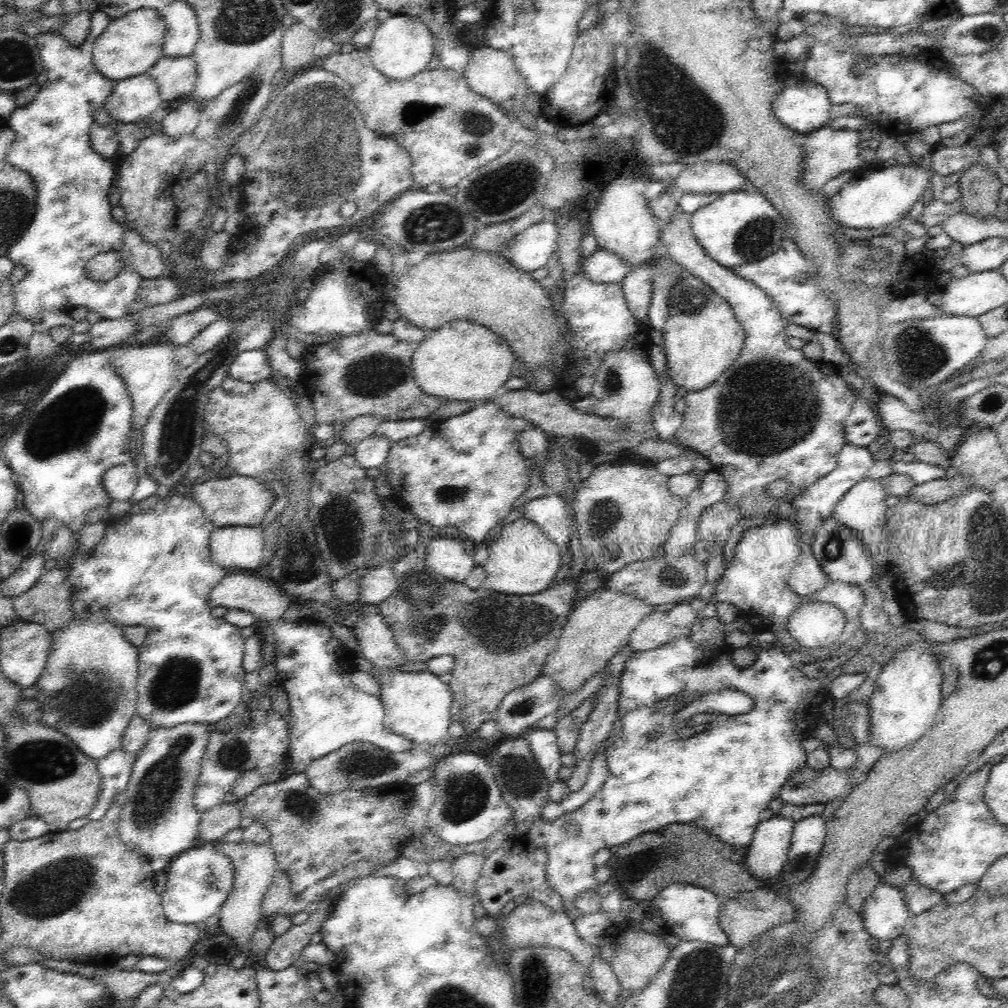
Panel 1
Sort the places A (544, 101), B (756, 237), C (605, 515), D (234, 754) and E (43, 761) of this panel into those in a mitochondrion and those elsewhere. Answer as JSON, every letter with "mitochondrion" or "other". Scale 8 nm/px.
{"A":"other","B":"mitochondrion","C":"mitochondrion","D":"mitochondrion","E":"mitochondrion"}

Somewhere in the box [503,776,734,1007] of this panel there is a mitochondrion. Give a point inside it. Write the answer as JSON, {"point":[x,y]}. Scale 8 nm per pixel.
{"point":[538,972]}

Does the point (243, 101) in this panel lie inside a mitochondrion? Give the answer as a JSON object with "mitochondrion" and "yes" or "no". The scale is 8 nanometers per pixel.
{"mitochondrion":"yes"}

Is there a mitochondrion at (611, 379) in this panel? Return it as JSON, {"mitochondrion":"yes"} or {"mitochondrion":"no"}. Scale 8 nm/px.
{"mitochondrion":"yes"}

